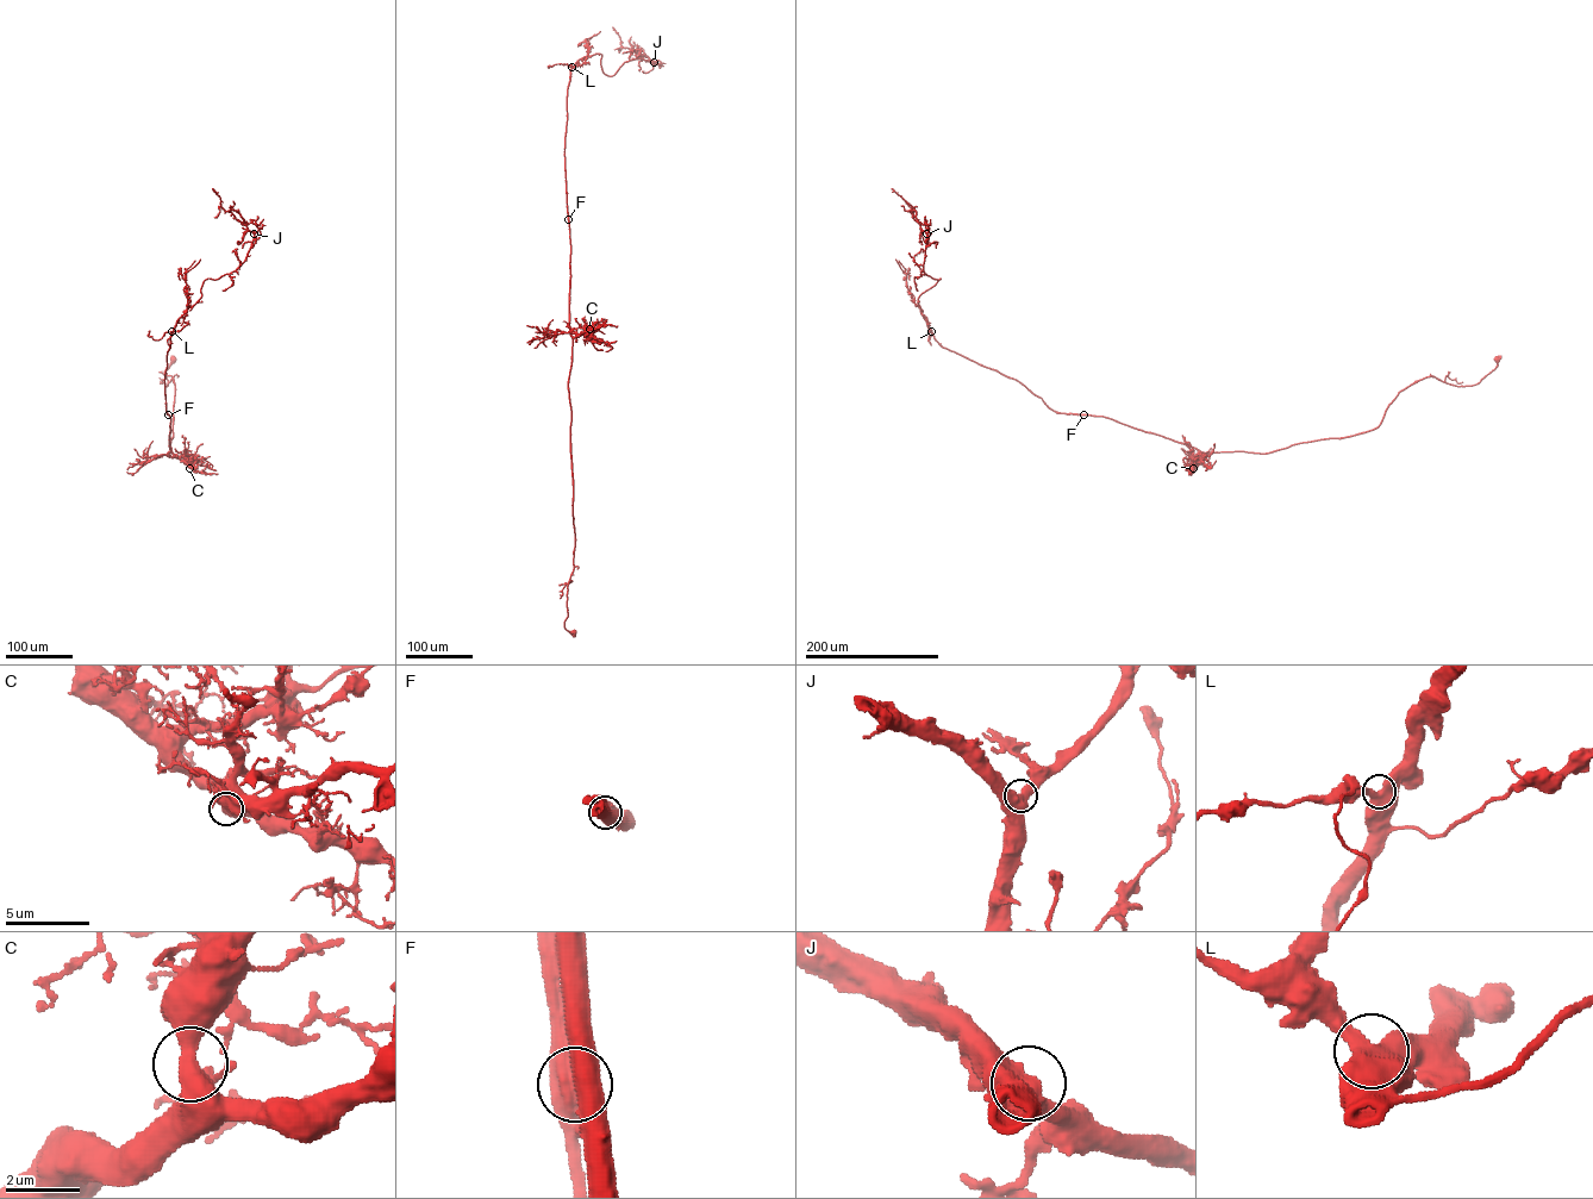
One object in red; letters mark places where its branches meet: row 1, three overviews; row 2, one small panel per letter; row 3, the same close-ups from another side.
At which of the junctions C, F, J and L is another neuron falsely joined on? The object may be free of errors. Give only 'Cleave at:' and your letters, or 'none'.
Cleave at: F

